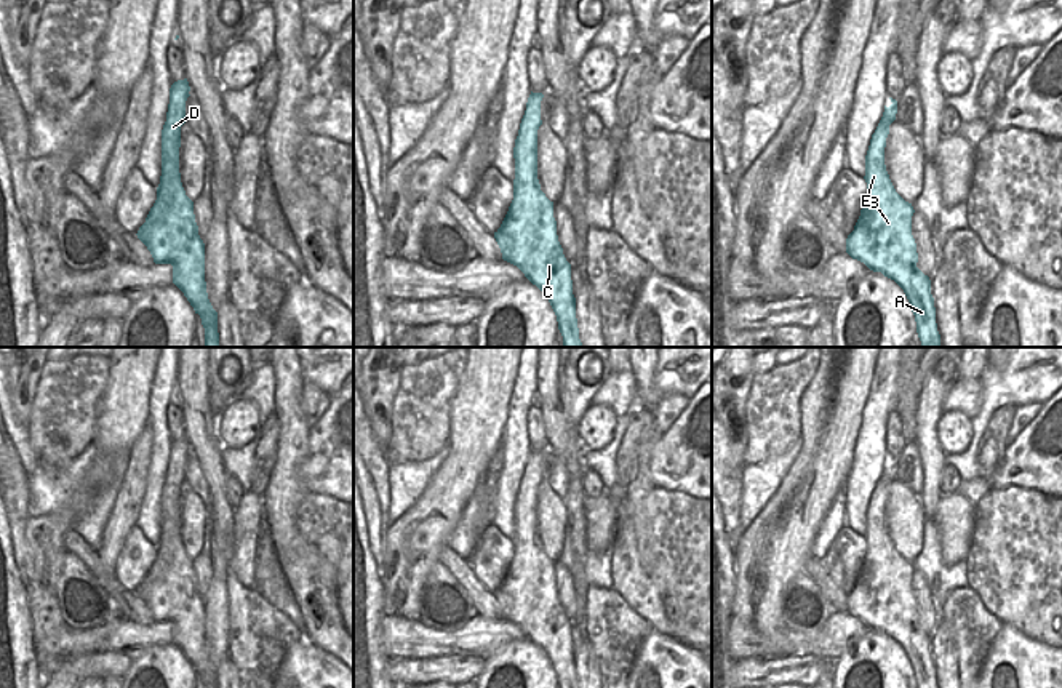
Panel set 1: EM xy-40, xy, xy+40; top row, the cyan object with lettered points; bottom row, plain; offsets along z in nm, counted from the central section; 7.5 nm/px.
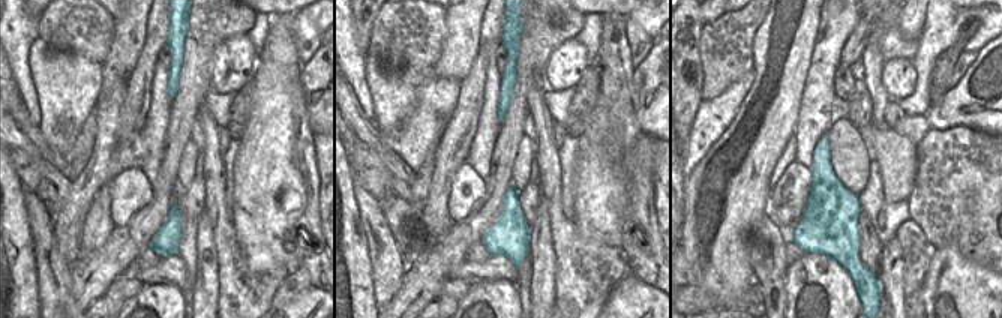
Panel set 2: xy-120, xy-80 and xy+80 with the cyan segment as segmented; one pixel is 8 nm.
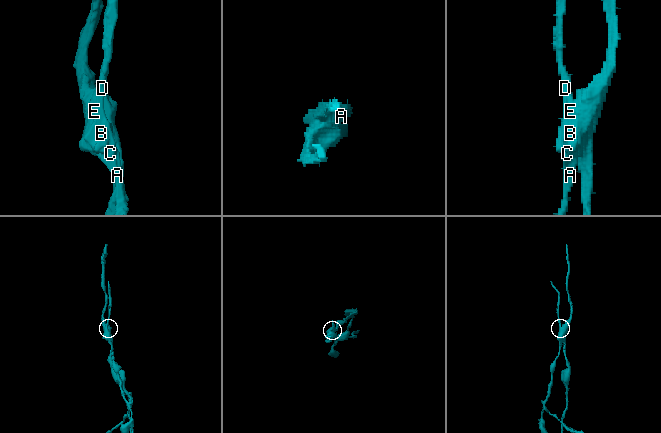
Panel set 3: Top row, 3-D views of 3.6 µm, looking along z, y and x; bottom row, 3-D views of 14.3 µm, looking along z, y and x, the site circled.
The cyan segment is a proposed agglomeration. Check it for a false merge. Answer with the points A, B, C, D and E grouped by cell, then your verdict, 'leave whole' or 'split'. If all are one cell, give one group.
A B C D / E; split

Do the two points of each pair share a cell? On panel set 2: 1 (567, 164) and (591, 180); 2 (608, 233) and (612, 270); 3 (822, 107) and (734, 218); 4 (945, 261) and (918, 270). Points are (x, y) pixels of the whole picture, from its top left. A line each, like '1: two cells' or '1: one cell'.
1: two cells
2: two cells
3: two cells
4: two cells

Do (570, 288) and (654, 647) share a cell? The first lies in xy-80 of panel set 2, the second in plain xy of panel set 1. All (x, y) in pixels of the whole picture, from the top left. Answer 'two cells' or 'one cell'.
two cells

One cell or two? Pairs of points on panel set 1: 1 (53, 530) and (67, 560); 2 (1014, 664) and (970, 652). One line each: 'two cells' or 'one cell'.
1: two cells
2: two cells

